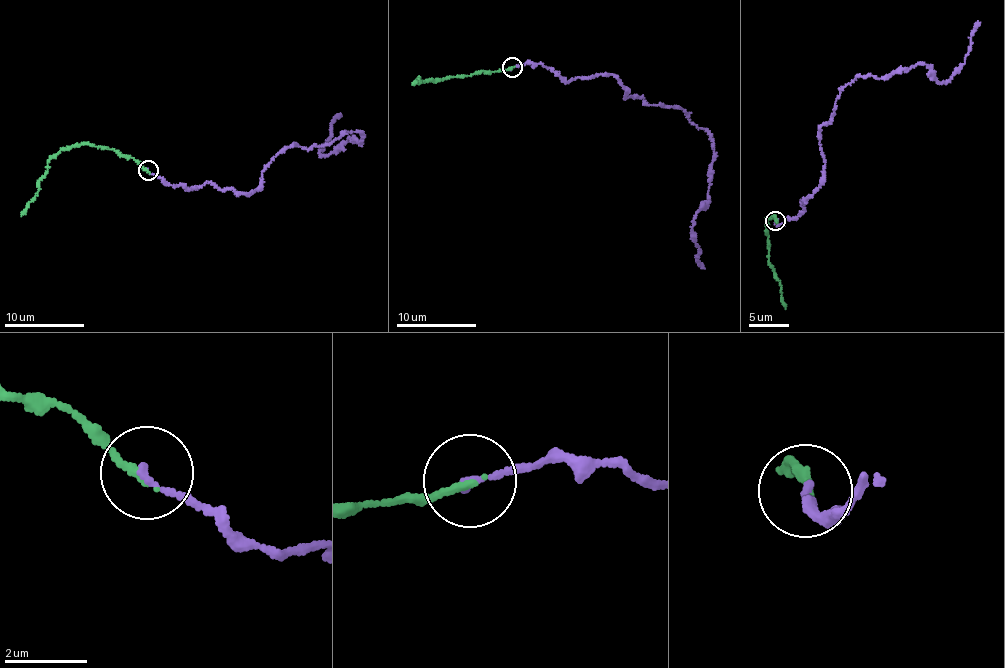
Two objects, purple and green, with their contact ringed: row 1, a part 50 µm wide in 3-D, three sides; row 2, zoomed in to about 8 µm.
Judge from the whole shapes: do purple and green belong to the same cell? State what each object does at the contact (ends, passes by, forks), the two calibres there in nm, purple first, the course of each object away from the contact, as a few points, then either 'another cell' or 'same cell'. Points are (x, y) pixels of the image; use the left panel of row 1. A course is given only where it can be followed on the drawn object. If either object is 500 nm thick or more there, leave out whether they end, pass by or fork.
purple ends there; green ends there; 160 nm thick on the purple side, 200 nm on the other; purple runs (147, 170), (249, 194), (288, 146), (329, 145), (346, 131), (359, 144), (349, 138), (321, 155), (341, 116); green runs (147, 170), (132, 158), (120, 156), (112, 149), (84, 144), (63, 148), (49, 160), (47, 173), (21, 216); same cell

